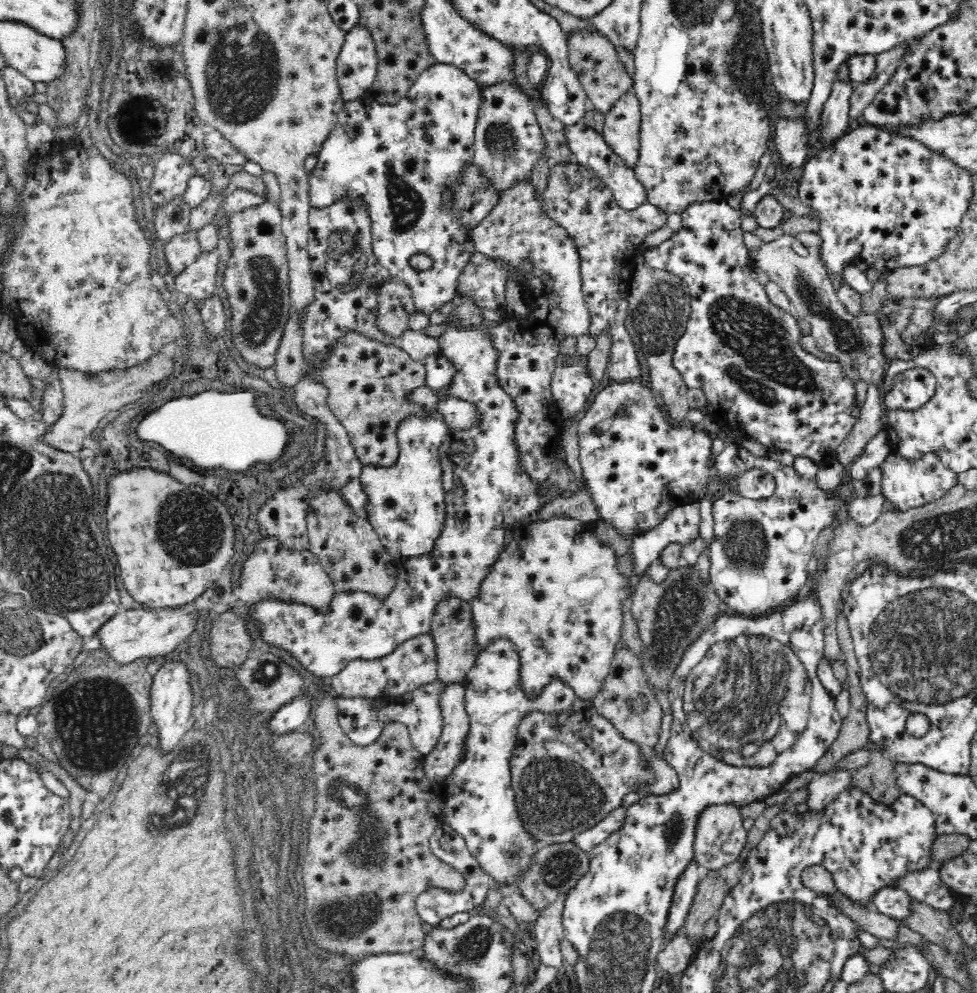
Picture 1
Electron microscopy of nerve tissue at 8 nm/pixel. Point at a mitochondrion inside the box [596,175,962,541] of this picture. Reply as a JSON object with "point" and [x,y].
{"point":[751,330]}

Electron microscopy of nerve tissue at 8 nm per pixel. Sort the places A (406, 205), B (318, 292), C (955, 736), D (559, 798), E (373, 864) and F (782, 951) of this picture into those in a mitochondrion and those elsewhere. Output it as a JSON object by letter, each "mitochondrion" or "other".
{"A":"mitochondrion","B":"other","C":"other","D":"mitochondrion","E":"mitochondrion","F":"mitochondrion"}

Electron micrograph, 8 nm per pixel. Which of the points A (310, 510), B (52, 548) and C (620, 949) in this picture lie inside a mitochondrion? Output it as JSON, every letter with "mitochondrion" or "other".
{"A":"other","B":"mitochondrion","C":"mitochondrion"}

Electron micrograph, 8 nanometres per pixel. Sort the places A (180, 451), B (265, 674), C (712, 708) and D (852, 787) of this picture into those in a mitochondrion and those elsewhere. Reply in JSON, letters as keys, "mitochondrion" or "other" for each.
{"A":"other","B":"mitochondrion","C":"mitochondrion","D":"other"}

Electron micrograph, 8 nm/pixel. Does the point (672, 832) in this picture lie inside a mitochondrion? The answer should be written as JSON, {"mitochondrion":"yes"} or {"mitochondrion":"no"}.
{"mitochondrion":"yes"}

